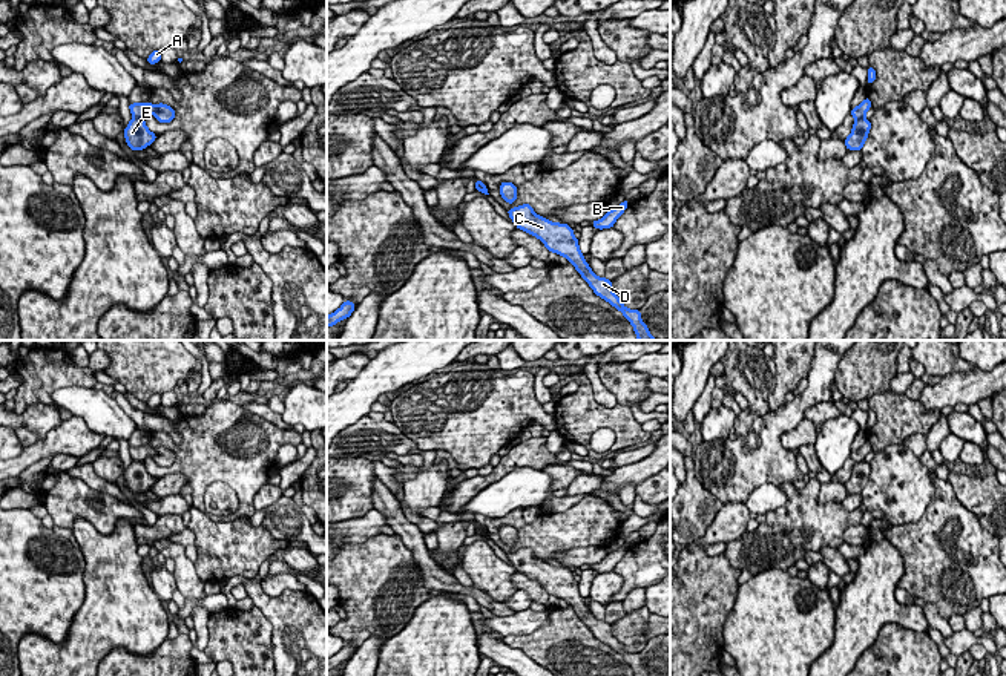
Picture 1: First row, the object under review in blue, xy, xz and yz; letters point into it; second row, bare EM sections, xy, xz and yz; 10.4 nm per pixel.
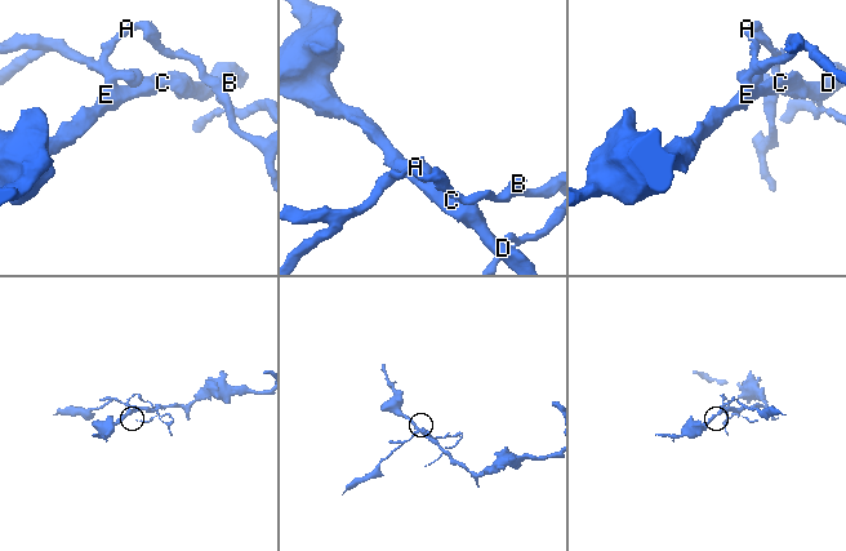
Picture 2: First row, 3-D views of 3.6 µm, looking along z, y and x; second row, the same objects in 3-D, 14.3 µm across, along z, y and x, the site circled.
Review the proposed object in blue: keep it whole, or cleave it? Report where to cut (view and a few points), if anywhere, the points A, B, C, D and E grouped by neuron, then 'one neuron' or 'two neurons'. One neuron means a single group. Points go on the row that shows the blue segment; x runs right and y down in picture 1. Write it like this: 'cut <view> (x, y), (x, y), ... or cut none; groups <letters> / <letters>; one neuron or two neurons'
cut xy (134, 117), (141, 118); groups A B / C D E; two neurons

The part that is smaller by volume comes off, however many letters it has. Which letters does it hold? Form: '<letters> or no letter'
A, B

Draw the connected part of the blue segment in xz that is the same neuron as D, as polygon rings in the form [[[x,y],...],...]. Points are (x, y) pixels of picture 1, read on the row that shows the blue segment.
[[[529,204],[506,212],[518,230],[524,230],[538,238],[549,251],[564,256],[572,262],[593,293],[624,314],[624,317],[632,323],[638,340],[658,340],[649,333],[647,325],[641,320],[639,310],[626,308],[620,297],[612,291],[612,282],[606,277],[598,277],[592,271],[584,261],[584,254],[580,251],[574,230],[567,224],[551,222],[546,218],[535,215]]]

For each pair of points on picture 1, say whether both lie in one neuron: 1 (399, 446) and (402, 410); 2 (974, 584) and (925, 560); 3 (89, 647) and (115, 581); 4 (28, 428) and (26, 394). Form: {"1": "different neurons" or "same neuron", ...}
{"1": "different neurons", "2": "same neuron", "3": "same neuron", "4": "different neurons"}

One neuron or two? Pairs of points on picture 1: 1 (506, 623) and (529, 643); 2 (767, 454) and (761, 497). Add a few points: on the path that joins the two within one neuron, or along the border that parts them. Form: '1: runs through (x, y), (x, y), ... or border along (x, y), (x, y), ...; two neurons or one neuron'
1: border along (549, 613), (549, 620), (534, 630), (502, 638); two neurons
2: border along (778, 485), (759, 485), (744, 503); two neurons

